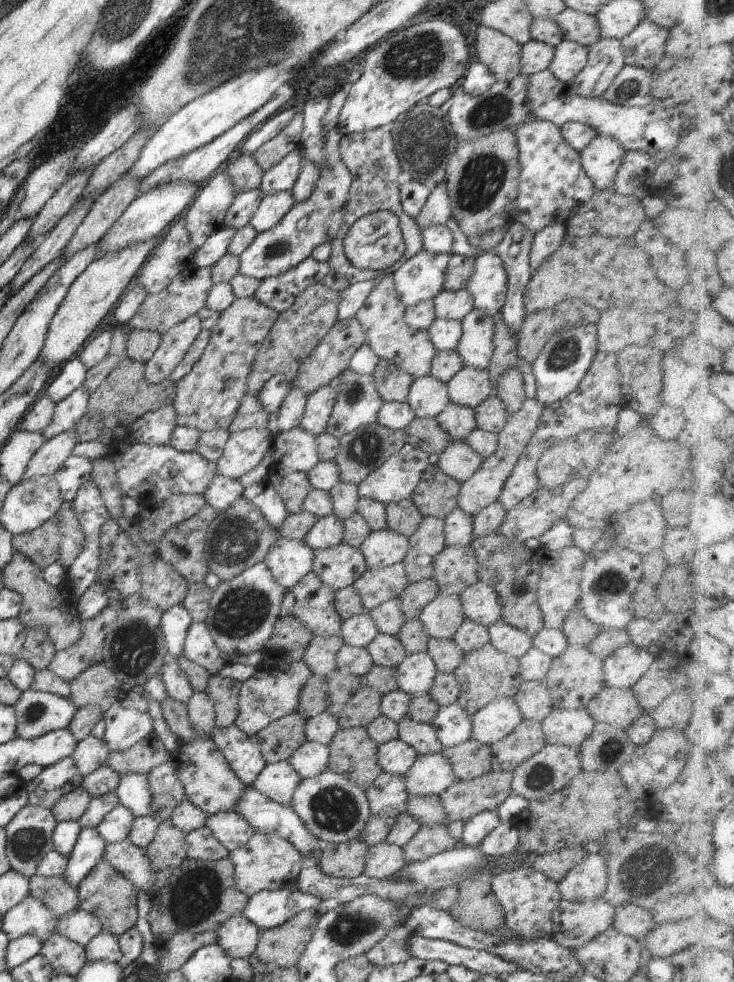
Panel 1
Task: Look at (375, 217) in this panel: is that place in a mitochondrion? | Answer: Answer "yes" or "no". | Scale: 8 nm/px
yes

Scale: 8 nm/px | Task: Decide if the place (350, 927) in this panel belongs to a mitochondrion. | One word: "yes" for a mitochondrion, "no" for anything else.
yes

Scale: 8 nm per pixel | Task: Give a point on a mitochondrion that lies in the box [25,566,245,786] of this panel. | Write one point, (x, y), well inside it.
(133, 648)

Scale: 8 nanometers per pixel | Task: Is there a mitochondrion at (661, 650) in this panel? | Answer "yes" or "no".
no

